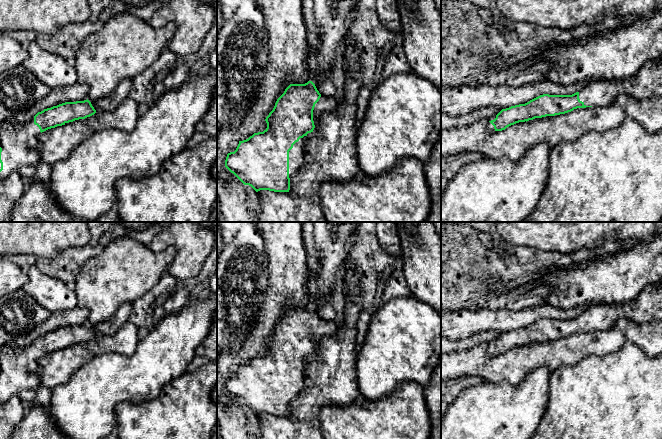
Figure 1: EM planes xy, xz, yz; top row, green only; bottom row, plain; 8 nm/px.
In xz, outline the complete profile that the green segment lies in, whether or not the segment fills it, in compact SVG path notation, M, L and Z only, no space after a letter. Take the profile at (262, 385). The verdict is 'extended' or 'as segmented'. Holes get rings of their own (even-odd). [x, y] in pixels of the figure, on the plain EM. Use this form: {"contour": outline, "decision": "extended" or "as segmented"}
{"contour": "M312 305L290 308L266 341L267 352L239 365L236 374L227 378L225 391L244 409L251 410L256 416L289 416L290 404L304 388L307 358L313 356L322 338L335 336L337 330L337 325L321 319Z", "decision": "extended"}

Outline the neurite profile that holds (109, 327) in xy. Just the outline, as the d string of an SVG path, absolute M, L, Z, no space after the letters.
M133 303L123 304L108 320L92 325L91 328L96 336L113 336L129 320L132 309Z

